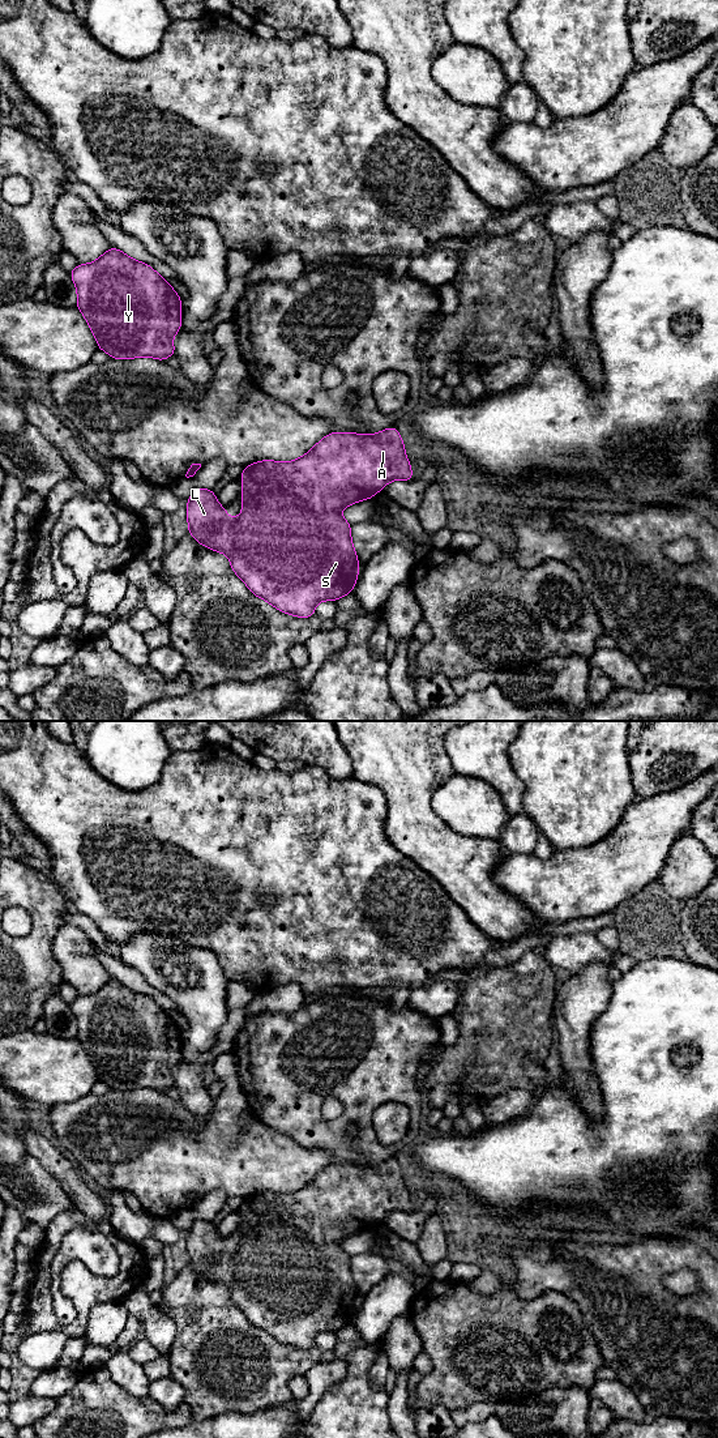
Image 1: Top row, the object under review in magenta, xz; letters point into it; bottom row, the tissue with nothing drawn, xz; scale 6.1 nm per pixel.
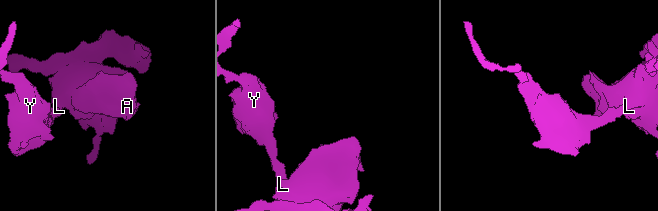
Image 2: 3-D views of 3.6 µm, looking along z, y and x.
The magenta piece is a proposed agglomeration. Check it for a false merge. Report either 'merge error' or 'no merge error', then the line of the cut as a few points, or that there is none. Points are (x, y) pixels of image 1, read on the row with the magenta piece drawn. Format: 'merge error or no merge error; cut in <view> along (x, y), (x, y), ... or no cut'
no merge error; no cut

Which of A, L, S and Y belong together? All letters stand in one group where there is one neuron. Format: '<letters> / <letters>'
A L S Y

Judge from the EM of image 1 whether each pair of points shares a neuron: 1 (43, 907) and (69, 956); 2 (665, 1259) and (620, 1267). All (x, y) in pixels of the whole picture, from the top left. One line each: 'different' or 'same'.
1: different
2: same

